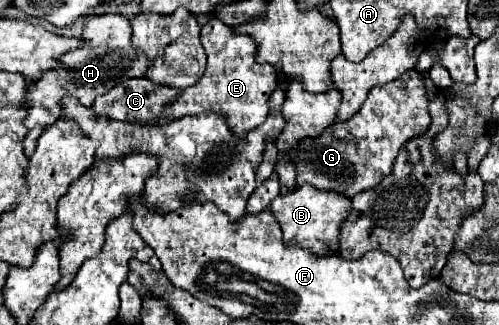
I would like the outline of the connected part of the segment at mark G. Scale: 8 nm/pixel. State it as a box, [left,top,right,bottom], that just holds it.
[287,70,429,196]

